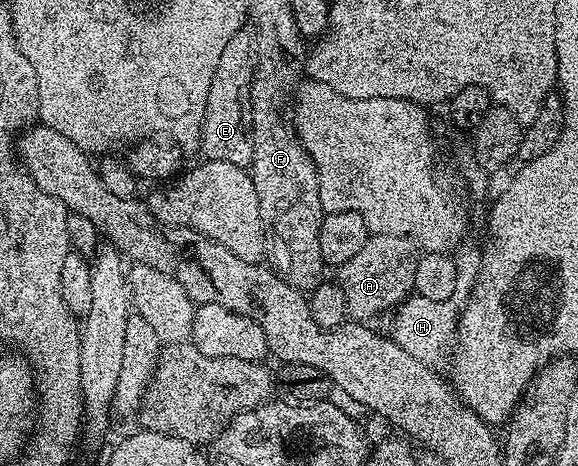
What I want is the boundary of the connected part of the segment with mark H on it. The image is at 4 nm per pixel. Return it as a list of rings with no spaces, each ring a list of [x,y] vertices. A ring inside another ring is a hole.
[[[468,242],[458,246],[454,250],[451,257],[455,264],[456,272],[455,292],[448,300],[435,301],[413,294],[396,307],[391,336],[404,351],[411,353],[411,355],[421,361],[434,360],[433,358],[441,355],[448,345],[450,347],[454,343],[461,310],[466,300],[469,299],[475,280],[478,278],[481,256],[482,251],[480,247],[475,247],[468,244]],[[468,258],[473,262],[465,262]]]

